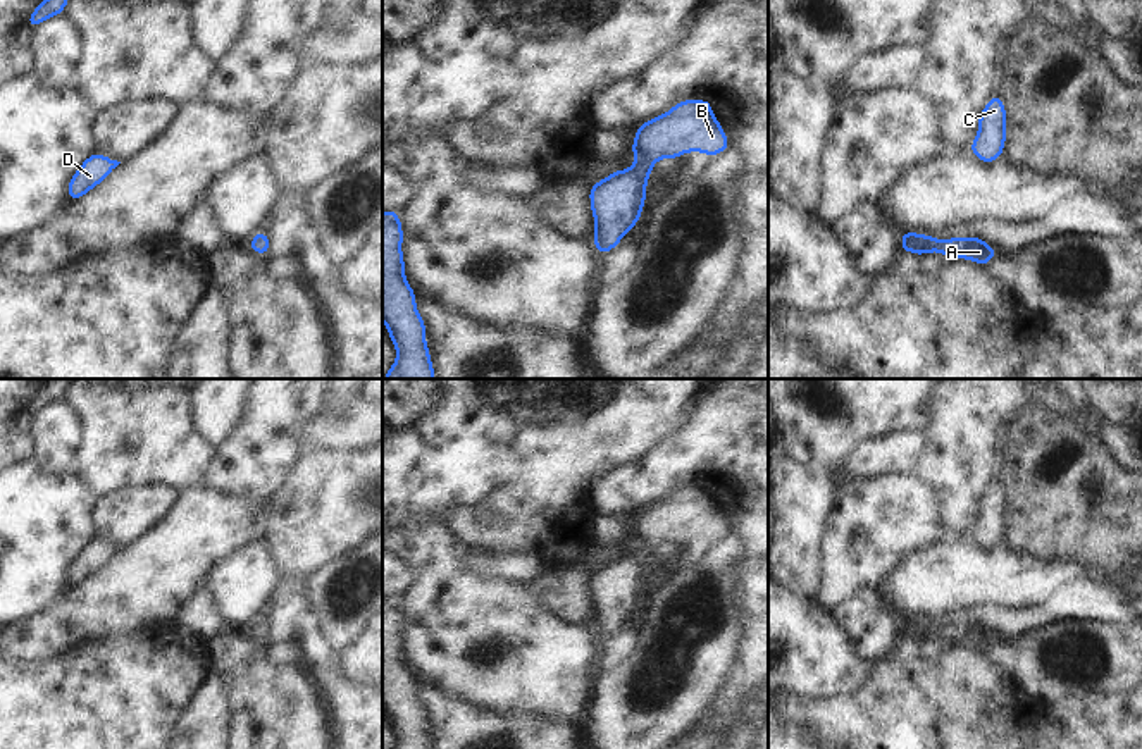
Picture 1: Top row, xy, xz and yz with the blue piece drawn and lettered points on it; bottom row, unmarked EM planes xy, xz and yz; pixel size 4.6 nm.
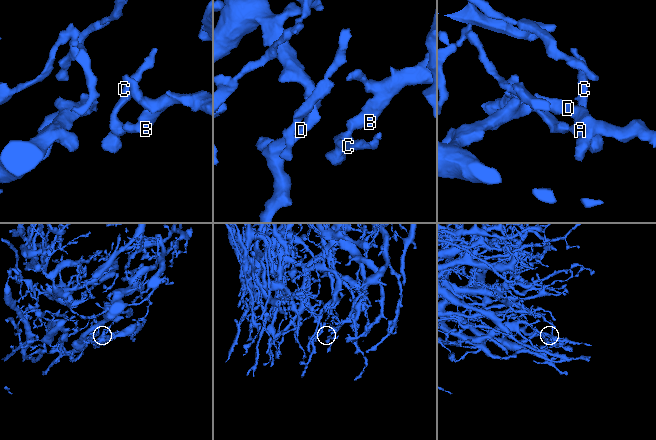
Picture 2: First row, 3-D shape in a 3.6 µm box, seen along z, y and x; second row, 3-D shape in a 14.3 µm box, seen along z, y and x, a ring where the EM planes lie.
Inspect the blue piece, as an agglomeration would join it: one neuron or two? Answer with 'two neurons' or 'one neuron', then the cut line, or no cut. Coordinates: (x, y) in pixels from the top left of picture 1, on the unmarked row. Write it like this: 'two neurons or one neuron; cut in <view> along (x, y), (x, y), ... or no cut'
one neuron; no cut

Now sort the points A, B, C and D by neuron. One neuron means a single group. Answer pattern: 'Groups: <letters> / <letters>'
Groups: A B C D.

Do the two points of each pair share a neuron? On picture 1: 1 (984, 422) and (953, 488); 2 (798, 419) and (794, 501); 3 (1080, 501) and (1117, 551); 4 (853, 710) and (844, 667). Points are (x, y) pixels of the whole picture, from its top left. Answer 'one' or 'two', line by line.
1: one
2: one
3: one
4: two

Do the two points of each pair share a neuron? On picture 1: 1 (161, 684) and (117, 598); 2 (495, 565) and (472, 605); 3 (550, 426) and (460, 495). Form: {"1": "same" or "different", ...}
{"1": "different", "2": "different", "3": "different"}

